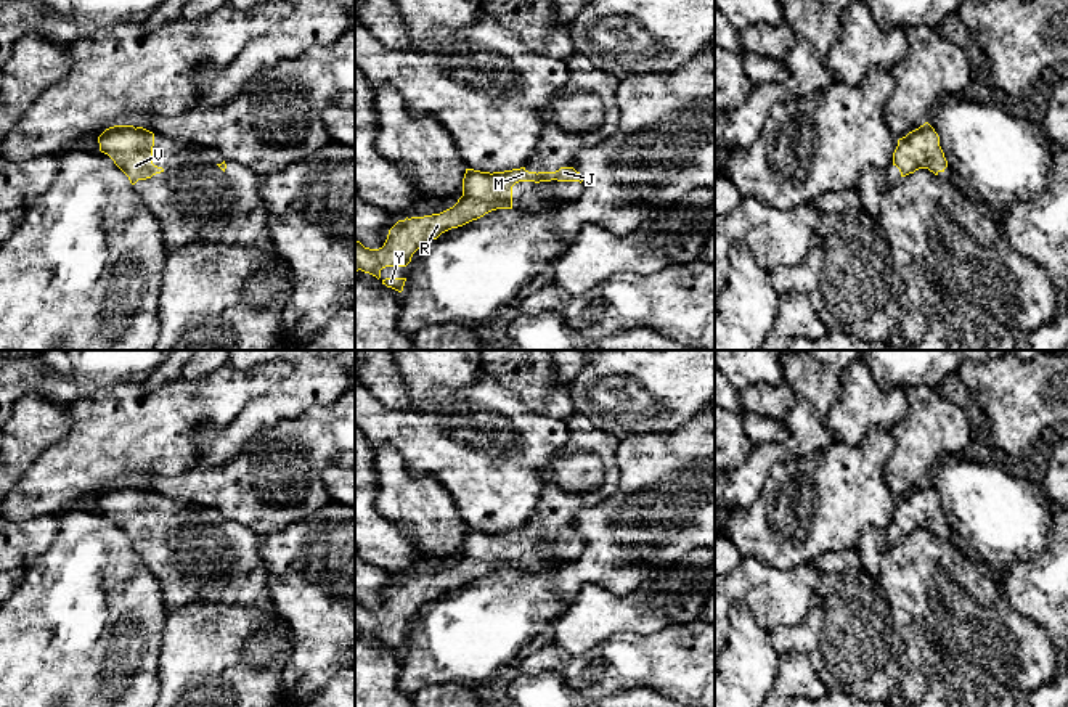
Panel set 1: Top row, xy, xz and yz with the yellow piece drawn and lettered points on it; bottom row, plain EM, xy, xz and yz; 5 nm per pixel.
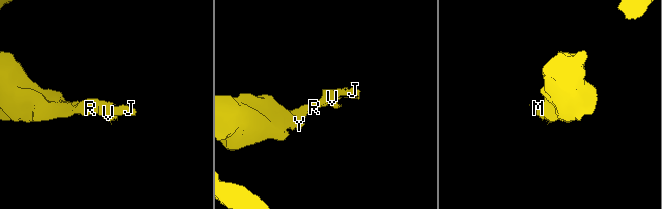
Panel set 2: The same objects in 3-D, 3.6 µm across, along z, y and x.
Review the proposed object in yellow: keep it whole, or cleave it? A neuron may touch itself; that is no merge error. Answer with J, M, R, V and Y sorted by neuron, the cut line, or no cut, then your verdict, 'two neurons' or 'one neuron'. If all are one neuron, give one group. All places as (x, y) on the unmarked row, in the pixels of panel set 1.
J M R V Y | no cut | one neuron

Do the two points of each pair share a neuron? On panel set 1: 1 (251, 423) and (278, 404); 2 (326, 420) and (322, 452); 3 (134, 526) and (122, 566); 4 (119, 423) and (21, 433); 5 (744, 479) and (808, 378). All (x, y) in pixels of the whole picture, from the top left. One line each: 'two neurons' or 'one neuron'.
1: one neuron
2: one neuron
3: two neurons
4: two neurons
5: one neuron

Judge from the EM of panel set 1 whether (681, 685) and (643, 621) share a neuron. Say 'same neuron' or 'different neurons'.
different neurons

